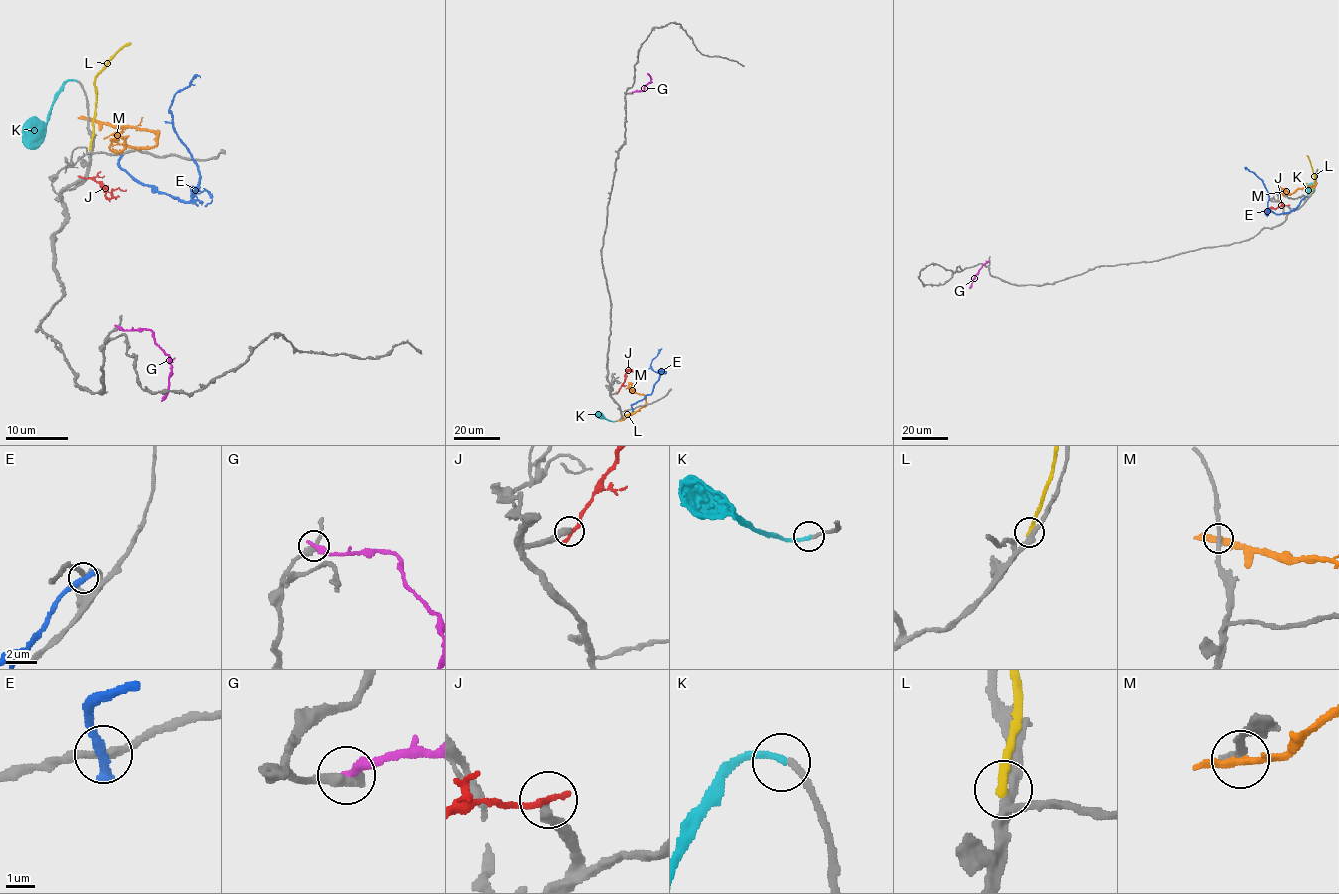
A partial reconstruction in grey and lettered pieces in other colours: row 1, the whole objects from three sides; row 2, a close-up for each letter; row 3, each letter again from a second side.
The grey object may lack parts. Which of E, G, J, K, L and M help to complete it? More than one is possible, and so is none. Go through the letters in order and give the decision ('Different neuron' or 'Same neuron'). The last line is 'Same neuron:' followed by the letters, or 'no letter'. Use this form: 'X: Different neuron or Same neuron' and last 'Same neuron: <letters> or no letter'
E: Different neuron
G: Different neuron
J: Different neuron
K: Different neuron
L: Different neuron
M: Different neuron
Same neuron: no letter

